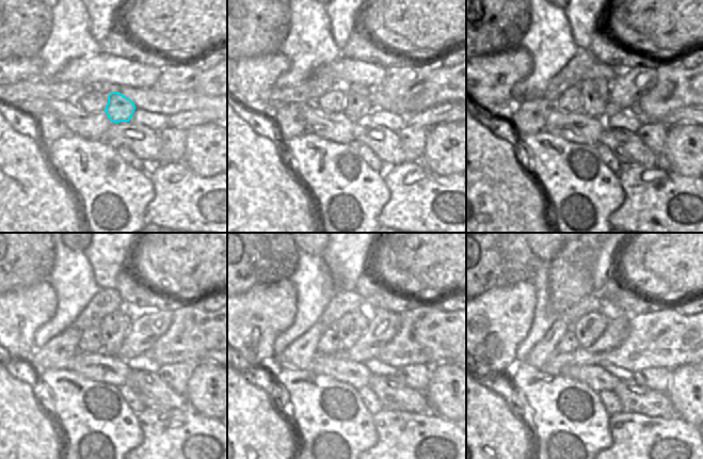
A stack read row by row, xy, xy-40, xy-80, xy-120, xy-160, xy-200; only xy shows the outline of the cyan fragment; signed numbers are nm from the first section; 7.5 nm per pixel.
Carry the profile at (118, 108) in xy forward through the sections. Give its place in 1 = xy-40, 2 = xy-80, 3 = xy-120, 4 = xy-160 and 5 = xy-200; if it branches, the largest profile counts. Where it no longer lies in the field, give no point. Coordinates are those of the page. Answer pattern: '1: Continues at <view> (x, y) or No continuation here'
1: Continues at xy-40 (357, 106)
2: Continues at xy-80 (594, 92)
3: Continues at xy-120 (114, 327)
4: Continues at xy-160 (350, 328)
5: Continues at xy-200 (588, 329).

